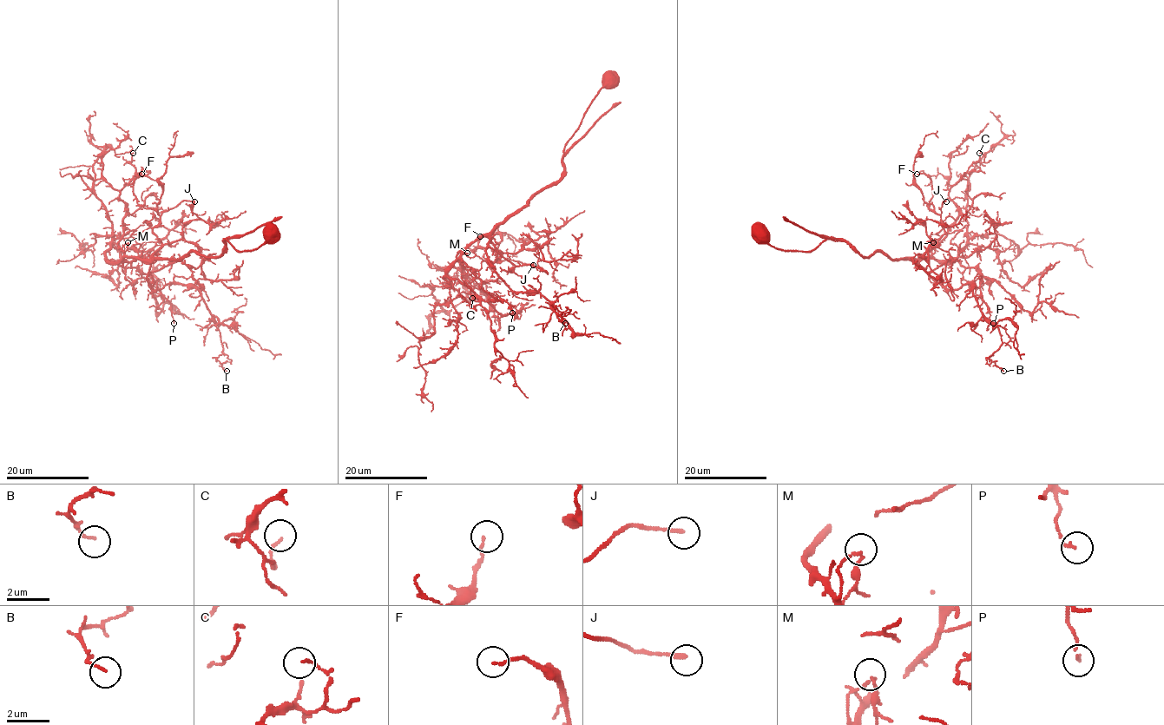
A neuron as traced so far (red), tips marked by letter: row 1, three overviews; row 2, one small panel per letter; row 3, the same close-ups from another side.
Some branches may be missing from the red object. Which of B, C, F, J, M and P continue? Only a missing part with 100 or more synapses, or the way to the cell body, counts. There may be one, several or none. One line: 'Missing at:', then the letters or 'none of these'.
Missing at: none of these

